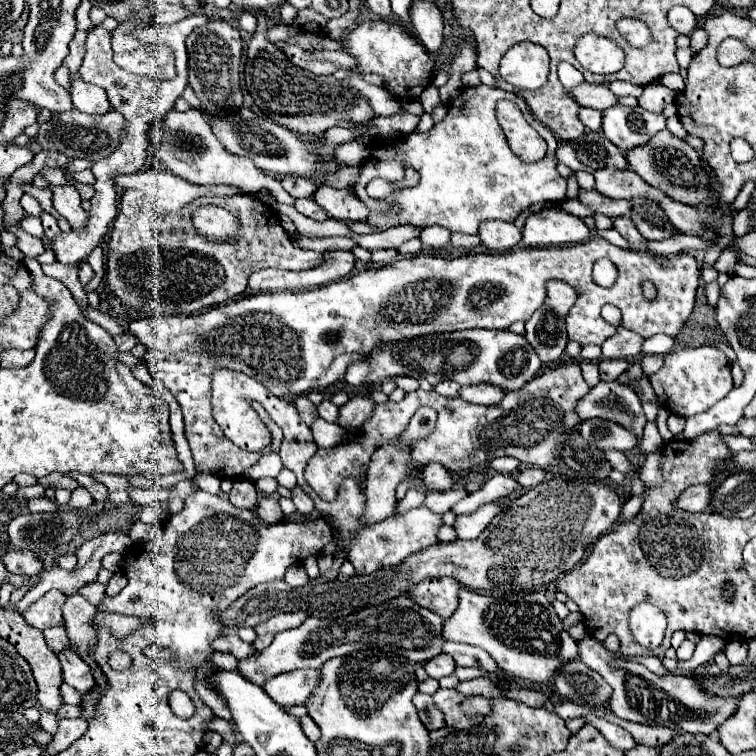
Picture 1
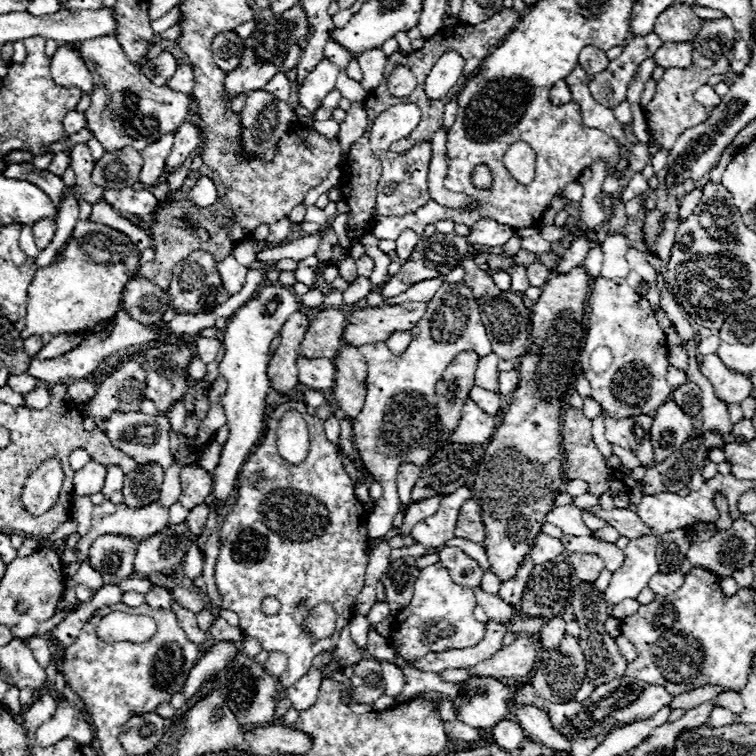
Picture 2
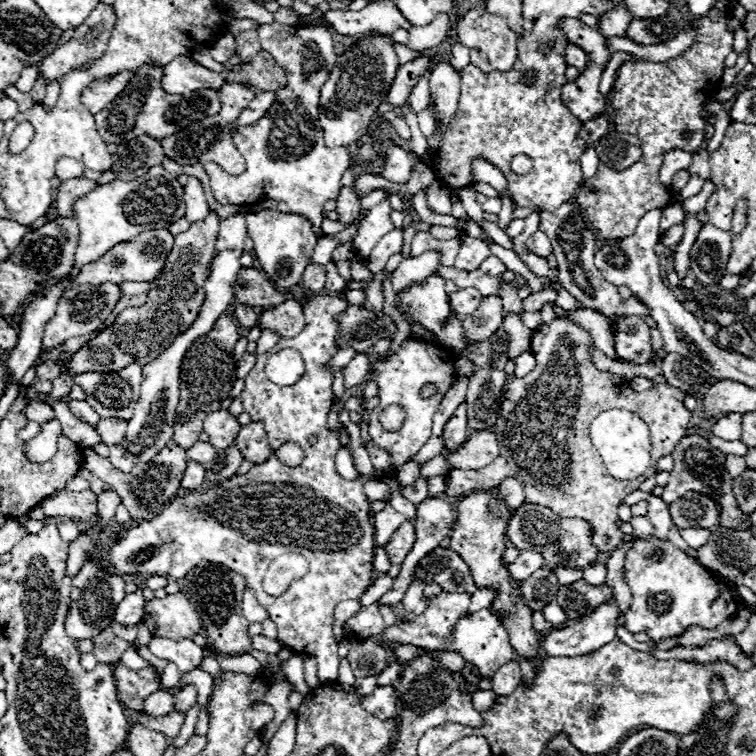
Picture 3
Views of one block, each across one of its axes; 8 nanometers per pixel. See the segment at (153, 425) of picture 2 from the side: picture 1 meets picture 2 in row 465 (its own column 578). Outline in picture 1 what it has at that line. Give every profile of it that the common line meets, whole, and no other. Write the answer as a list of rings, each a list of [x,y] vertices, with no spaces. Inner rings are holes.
[[[564,142],[564,144],[560,144],[558,150],[556,150],[556,158],[558,158],[562,164],[566,164],[568,168],[572,168],[574,172],[578,172],[578,170],[588,170],[588,168],[578,160],[578,156],[576,156],[576,144],[574,144],[574,142]]]

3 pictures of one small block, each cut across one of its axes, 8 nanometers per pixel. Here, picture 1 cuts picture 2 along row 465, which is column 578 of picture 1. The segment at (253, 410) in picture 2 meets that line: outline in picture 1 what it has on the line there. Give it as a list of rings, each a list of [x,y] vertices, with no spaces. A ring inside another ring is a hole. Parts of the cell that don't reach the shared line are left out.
[[[544,208],[526,218],[522,236],[522,244],[526,248],[568,246],[588,240],[590,230],[580,218],[562,208]]]

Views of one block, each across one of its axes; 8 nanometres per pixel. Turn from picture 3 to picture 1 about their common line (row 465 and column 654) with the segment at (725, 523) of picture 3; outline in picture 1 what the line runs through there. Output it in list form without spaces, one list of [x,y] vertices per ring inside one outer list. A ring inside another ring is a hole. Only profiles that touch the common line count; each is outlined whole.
[[[590,634],[578,642],[578,654],[592,670],[596,670],[610,686],[612,686],[612,698],[610,698],[610,710],[624,720],[640,722],[640,724],[658,724],[668,726],[674,730],[686,730],[688,732],[700,732],[700,734],[712,734],[722,720],[732,716],[736,712],[740,698],[738,696],[708,696],[704,688],[700,688],[700,682],[686,676],[656,676],[646,666],[616,656],[610,650],[606,650],[604,644],[596,642]]]

